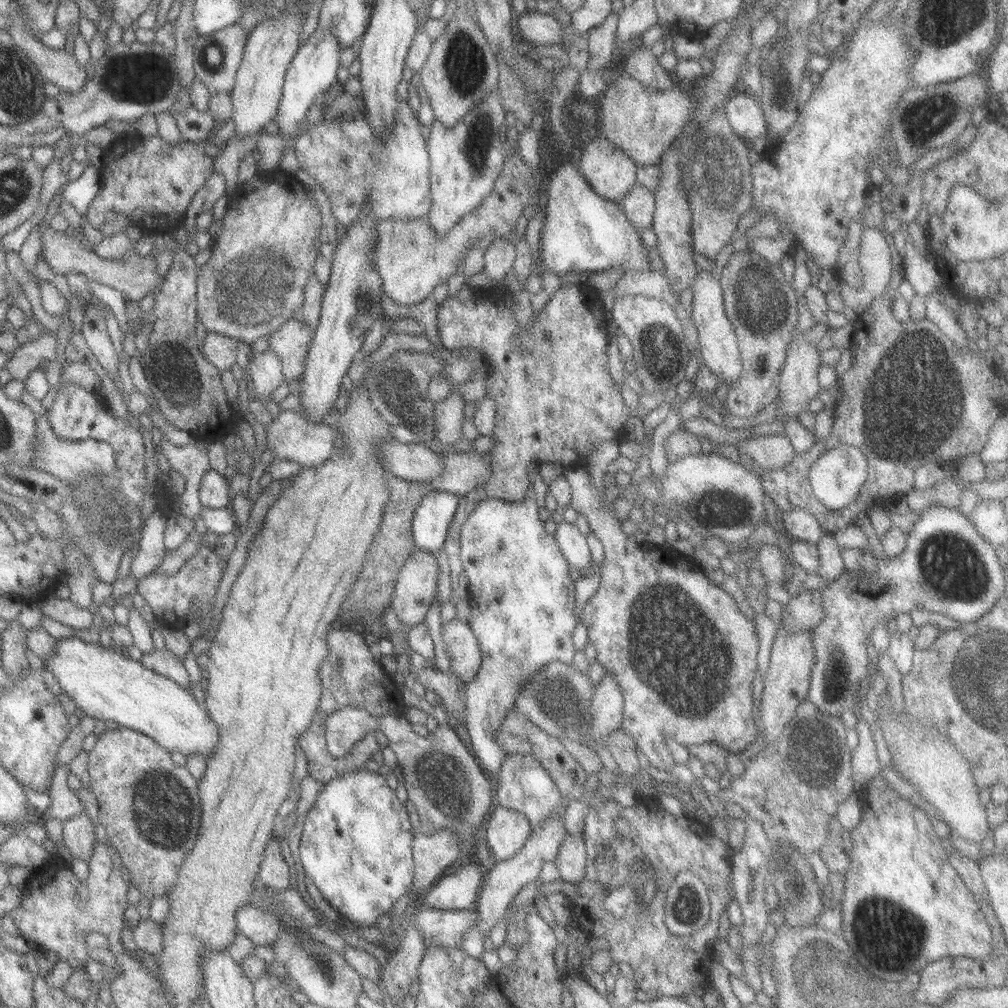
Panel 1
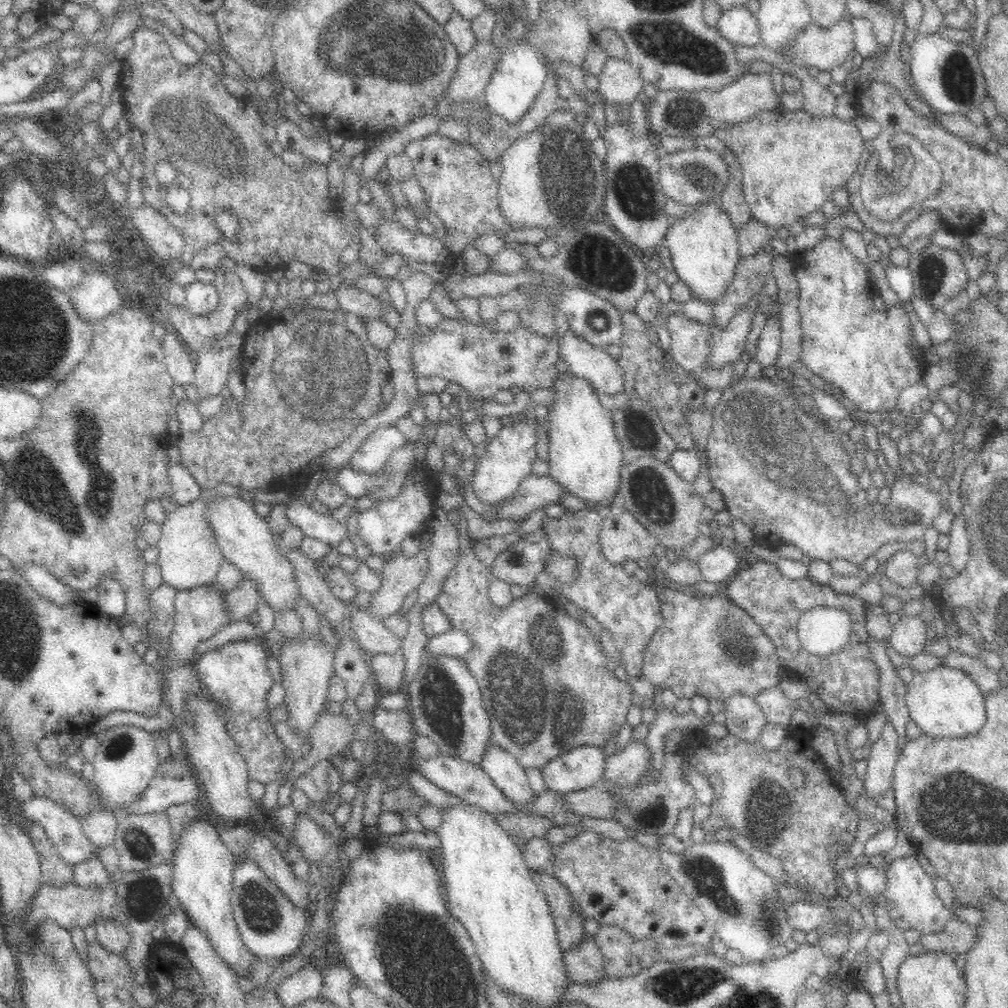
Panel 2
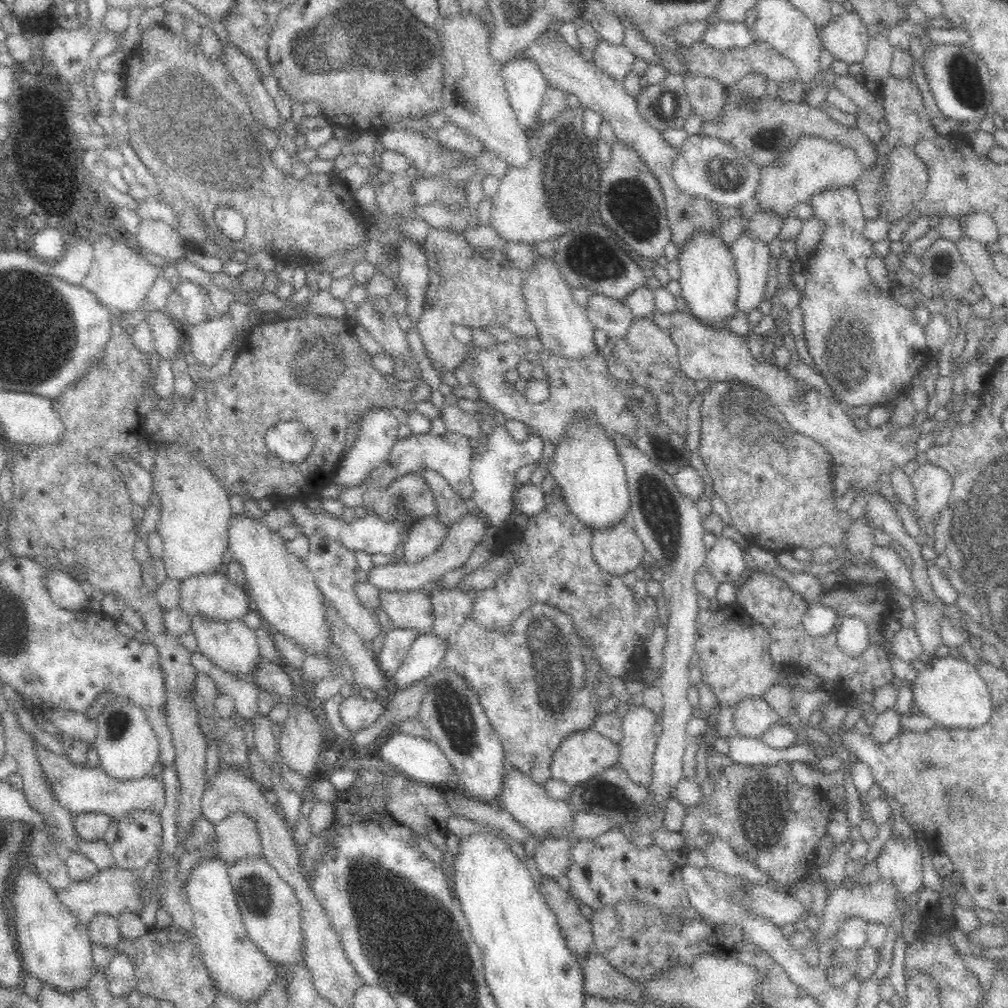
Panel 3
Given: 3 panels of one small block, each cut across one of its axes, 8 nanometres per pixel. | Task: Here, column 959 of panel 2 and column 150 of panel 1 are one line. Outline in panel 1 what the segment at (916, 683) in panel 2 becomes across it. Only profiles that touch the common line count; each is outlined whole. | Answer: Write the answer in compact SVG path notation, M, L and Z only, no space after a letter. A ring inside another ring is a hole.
M77 635L55 640L55 650L51 656L41 658L43 669L53 674L61 693L74 702L82 715L95 720L113 720L118 726L139 732L154 740L167 752L181 752L183 756L201 755L204 759L211 754L215 746L215 723L211 721L203 704L197 703L188 689L180 688L171 680L155 674L151 669L133 661L122 650L105 648L100 644L87 644Z

